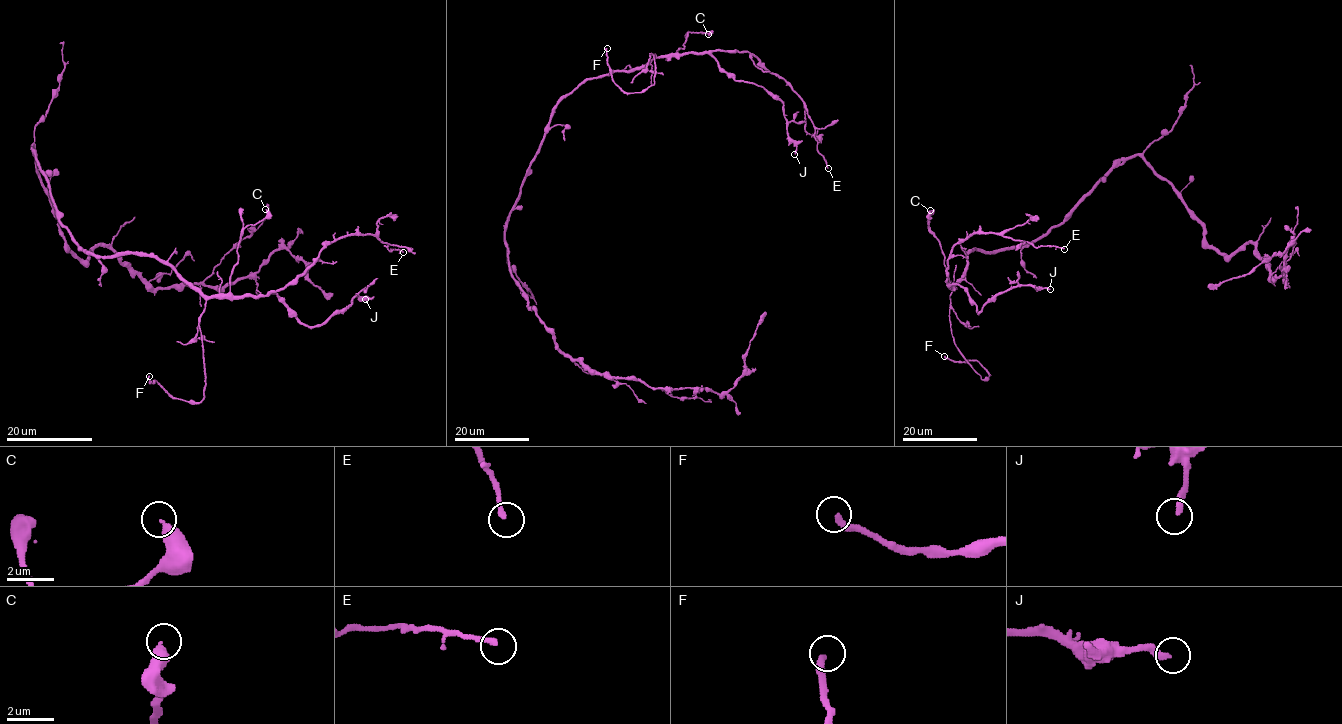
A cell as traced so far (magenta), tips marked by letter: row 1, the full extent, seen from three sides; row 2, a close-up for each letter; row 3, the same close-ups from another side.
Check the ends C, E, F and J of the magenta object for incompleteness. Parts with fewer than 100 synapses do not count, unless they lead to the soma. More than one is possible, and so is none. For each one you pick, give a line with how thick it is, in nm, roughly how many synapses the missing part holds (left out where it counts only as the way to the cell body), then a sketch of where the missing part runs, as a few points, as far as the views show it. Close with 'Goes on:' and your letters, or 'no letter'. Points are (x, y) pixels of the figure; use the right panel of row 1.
F: 300 nm thick; missing branch runs (944, 356), (934, 349), (915, 346), (913, 349)
Goes on: F

